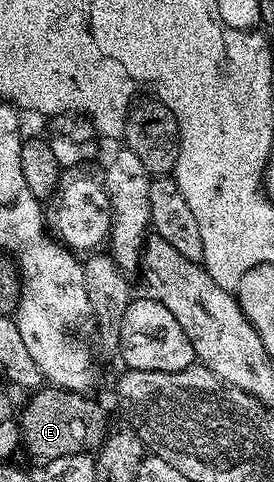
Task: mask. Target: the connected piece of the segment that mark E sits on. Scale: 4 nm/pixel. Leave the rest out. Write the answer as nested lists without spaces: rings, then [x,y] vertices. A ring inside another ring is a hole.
[[[48,385],[38,389],[20,413],[20,437],[29,453],[47,463],[66,454],[92,453],[99,450],[110,431],[103,407],[79,390]]]

